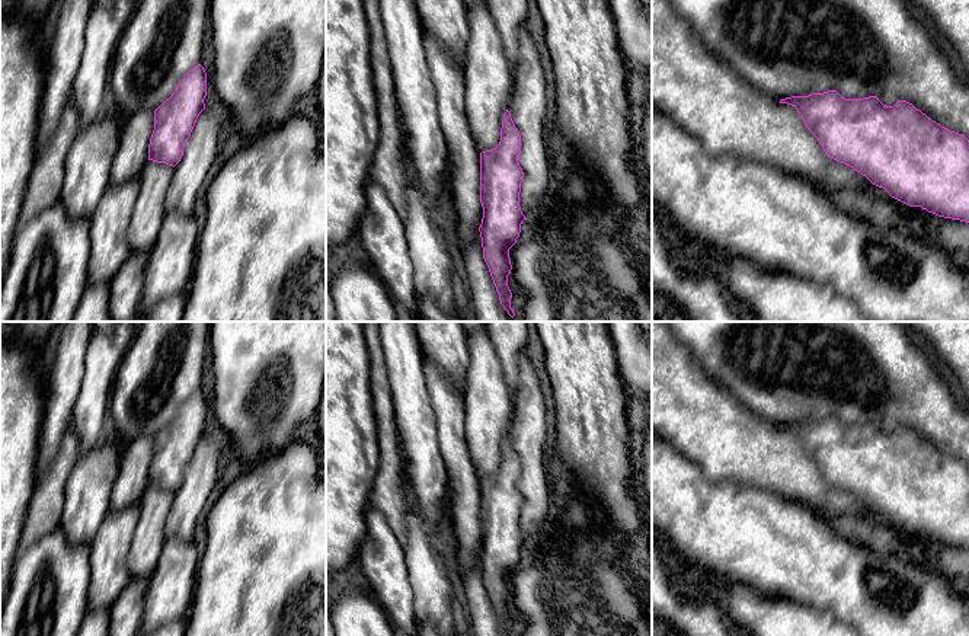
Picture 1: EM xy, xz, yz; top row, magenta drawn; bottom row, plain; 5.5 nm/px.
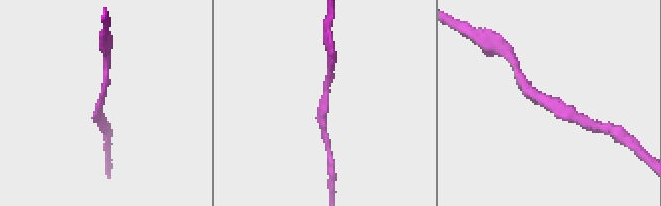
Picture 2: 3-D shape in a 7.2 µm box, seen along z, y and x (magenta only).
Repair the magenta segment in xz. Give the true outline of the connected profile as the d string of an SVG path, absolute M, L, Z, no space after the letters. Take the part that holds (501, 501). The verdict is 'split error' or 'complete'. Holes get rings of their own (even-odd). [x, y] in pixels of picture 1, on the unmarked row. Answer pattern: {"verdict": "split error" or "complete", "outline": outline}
{"verdict": "complete", "outline": "M511 438L502 445L499 472L480 479L480 528L483 544L479 553L483 585L505 636L511 635L512 619L508 601L512 591L509 575L517 569L525 541L519 533L524 498L518 489L521 461Z"}

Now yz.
{"verdict": "complete", "outline": "M828 416L786 424L780 429L797 435L828 483L860 498L892 524L969 549L969 466L965 461L941 453L906 426L886 432L876 422L845 425Z"}

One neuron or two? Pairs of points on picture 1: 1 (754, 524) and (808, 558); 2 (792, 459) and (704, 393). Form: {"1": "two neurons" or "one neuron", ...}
{"1": "one neuron", "2": "one neuron"}

